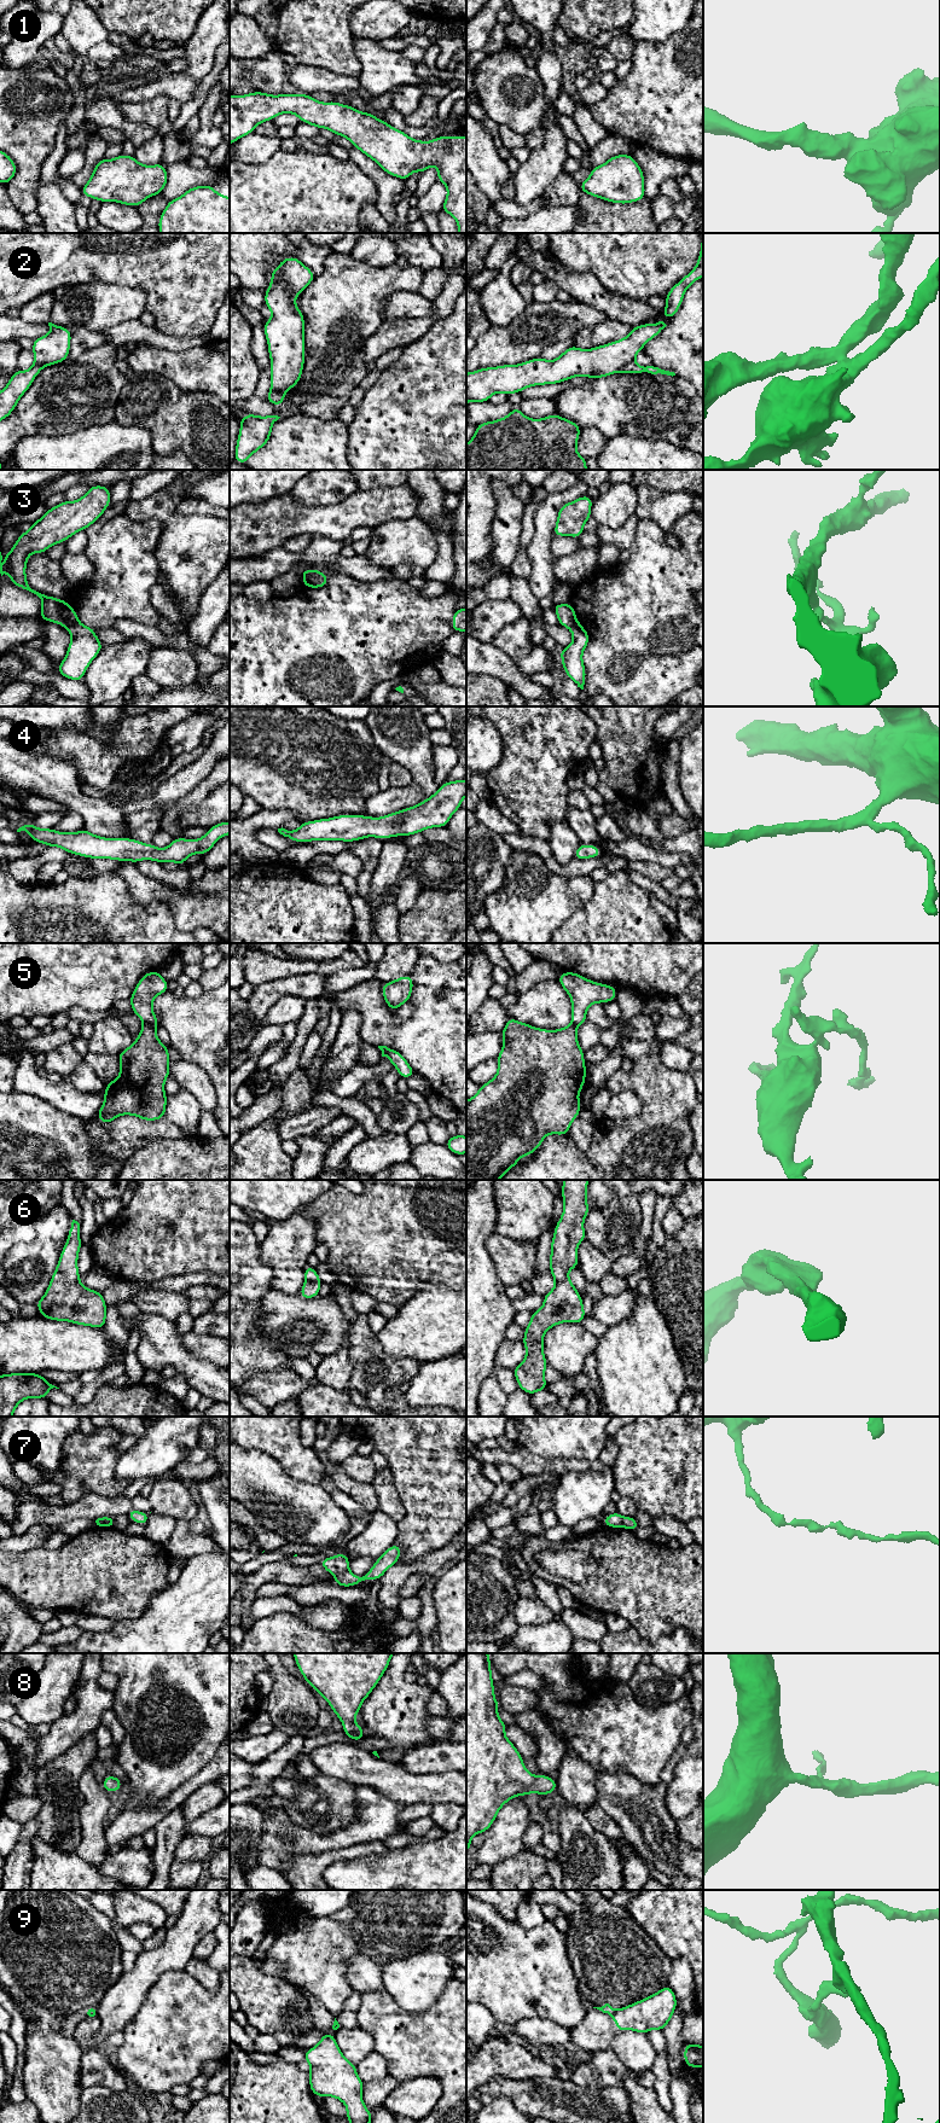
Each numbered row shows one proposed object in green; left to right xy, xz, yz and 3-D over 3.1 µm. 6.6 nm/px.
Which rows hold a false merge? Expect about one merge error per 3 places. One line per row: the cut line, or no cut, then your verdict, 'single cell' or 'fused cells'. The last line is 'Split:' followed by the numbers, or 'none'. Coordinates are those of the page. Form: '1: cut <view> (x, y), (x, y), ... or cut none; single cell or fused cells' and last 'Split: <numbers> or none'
1: cut none; single cell
2: cut yz (633, 360), (625, 364), (618, 371); fused cells
3: cut xy (79, 622), (67, 628); fused cells
4: cut none; single cell
5: cut xy (144, 1023), (151, 1024), (155, 1028); fused cells
6: cut none; single cell
7: cut xz (348, 1570), (335, 1575); fused cells
8: cut none; single cell
9: cut yz (615, 2011), (610, 2014); fused cells
Split: 2, 3, 5, 7, 9

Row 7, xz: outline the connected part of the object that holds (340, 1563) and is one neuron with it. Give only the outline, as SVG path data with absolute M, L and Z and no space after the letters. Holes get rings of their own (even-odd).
M338 1553L331 1558L319 1560L320 1565L331 1575L349 1571L349 1558L343 1553Z

